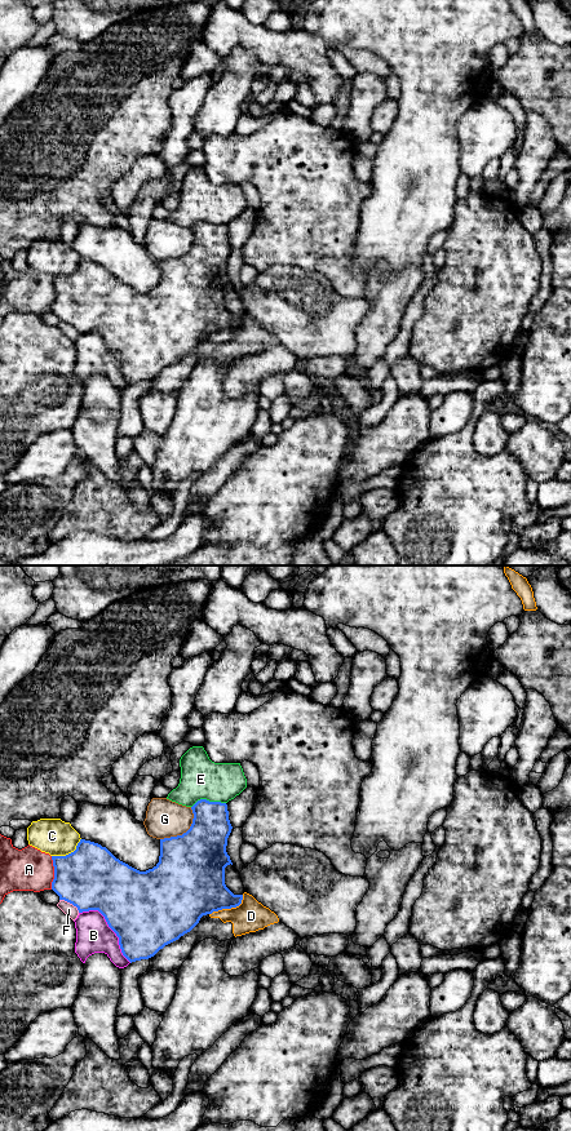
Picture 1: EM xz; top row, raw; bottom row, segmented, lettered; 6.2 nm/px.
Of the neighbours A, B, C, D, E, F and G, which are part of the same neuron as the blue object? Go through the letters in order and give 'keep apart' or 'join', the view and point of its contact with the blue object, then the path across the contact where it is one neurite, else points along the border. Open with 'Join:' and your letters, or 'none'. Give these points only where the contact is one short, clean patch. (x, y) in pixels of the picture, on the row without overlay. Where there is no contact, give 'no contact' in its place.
Join: none
A: keep apart; contact xz (54, 295)
B: keep apart; contact xz (109, 347)
C: keep apart; contact xz (69, 275)
D: keep apart; contact xz (229, 329); border xz (243, 316), (238, 327), (213, 332), (209, 336)
E: keep apart; contact xz (208, 222)
F: keep apart; contact xz (70, 324)
G: keep apart; contact xz (186, 253)

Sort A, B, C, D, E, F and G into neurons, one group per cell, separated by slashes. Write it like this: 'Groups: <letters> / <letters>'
Groups: A / B / C / D / E / F / G

